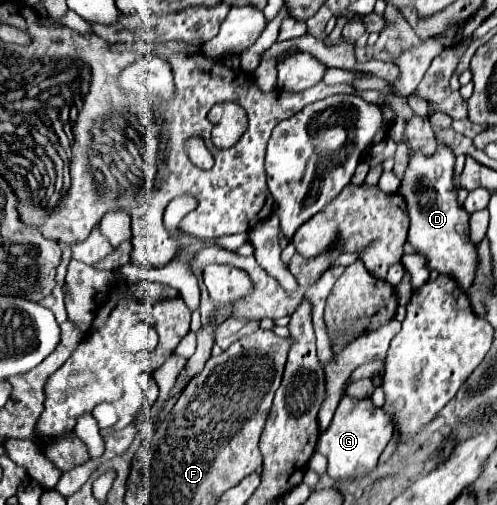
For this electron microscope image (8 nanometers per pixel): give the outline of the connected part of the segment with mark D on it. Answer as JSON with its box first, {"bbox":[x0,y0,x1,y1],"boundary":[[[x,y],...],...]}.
{"bbox":[397,141,479,291],"boundary":[[[437,141],[437,151],[429,157],[421,151],[409,149],[407,169],[397,193],[405,197],[411,219],[407,243],[425,257],[429,271],[449,275],[461,285],[461,289],[469,291],[479,269],[479,247],[469,237],[469,213],[459,205],[453,171],[455,155],[449,145]]]}

